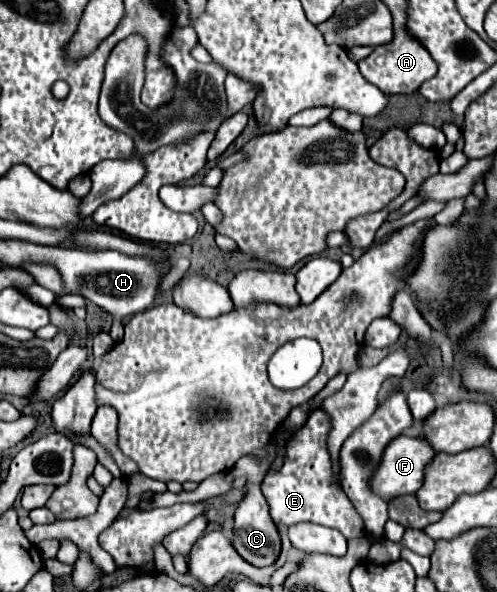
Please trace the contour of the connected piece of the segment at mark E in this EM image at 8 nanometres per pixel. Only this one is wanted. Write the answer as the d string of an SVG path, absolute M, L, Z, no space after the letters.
M323 408L313 410L307 424L289 438L289 444L285 444L283 466L279 470L269 470L261 484L261 490L269 502L271 518L277 524L291 526L297 522L315 522L339 530L345 538L357 538L365 534L363 520L335 480L331 466L333 462L327 448L329 432L331 418L327 412L323 412Z

